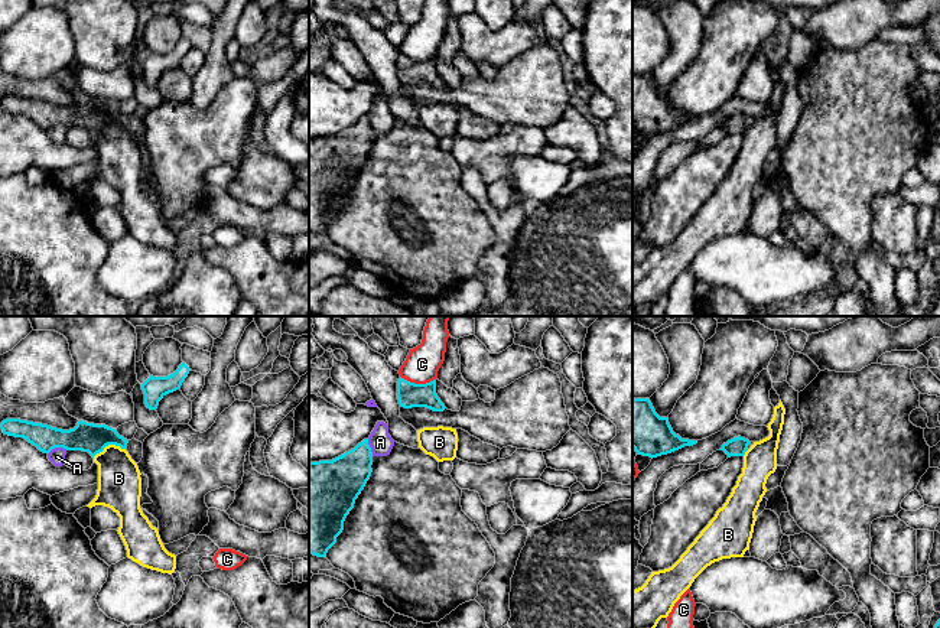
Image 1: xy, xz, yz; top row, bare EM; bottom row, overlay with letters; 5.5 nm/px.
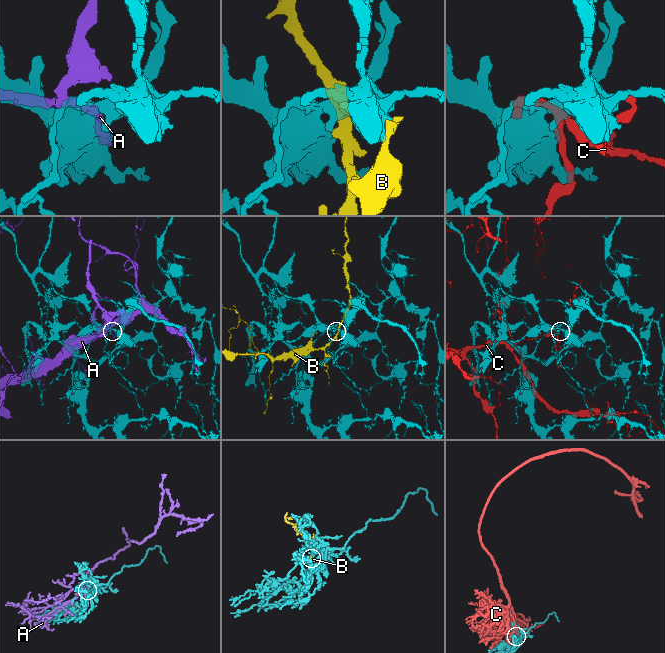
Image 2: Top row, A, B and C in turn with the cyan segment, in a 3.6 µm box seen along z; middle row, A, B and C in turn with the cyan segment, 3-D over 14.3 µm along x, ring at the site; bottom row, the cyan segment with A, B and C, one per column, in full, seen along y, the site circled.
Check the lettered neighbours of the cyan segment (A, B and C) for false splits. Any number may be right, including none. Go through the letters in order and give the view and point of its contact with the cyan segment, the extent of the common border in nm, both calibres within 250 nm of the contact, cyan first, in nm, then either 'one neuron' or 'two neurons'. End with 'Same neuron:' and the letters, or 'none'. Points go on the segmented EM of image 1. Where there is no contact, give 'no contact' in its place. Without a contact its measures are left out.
A: xy (57, 446) | 110 nm | 160/90 nm | two neurons
B: xy (109, 443) | 190 nm | 160/240 nm | two neurons
C: xz (418, 384) | 200 nm | 140/190 nm | two neurons
Same neuron: none

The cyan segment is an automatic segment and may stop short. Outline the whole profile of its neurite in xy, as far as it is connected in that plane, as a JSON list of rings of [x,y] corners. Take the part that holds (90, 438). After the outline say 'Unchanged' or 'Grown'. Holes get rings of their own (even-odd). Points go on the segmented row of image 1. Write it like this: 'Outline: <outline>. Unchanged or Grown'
Outline: [[[6,419],[0,423],[4,435],[23,437],[40,452],[49,453],[55,448],[88,452],[92,458],[105,446],[116,445],[126,449],[139,463],[143,458],[143,443],[127,440],[116,429],[79,420],[74,429],[62,430],[42,423],[20,419]]]. Grown

